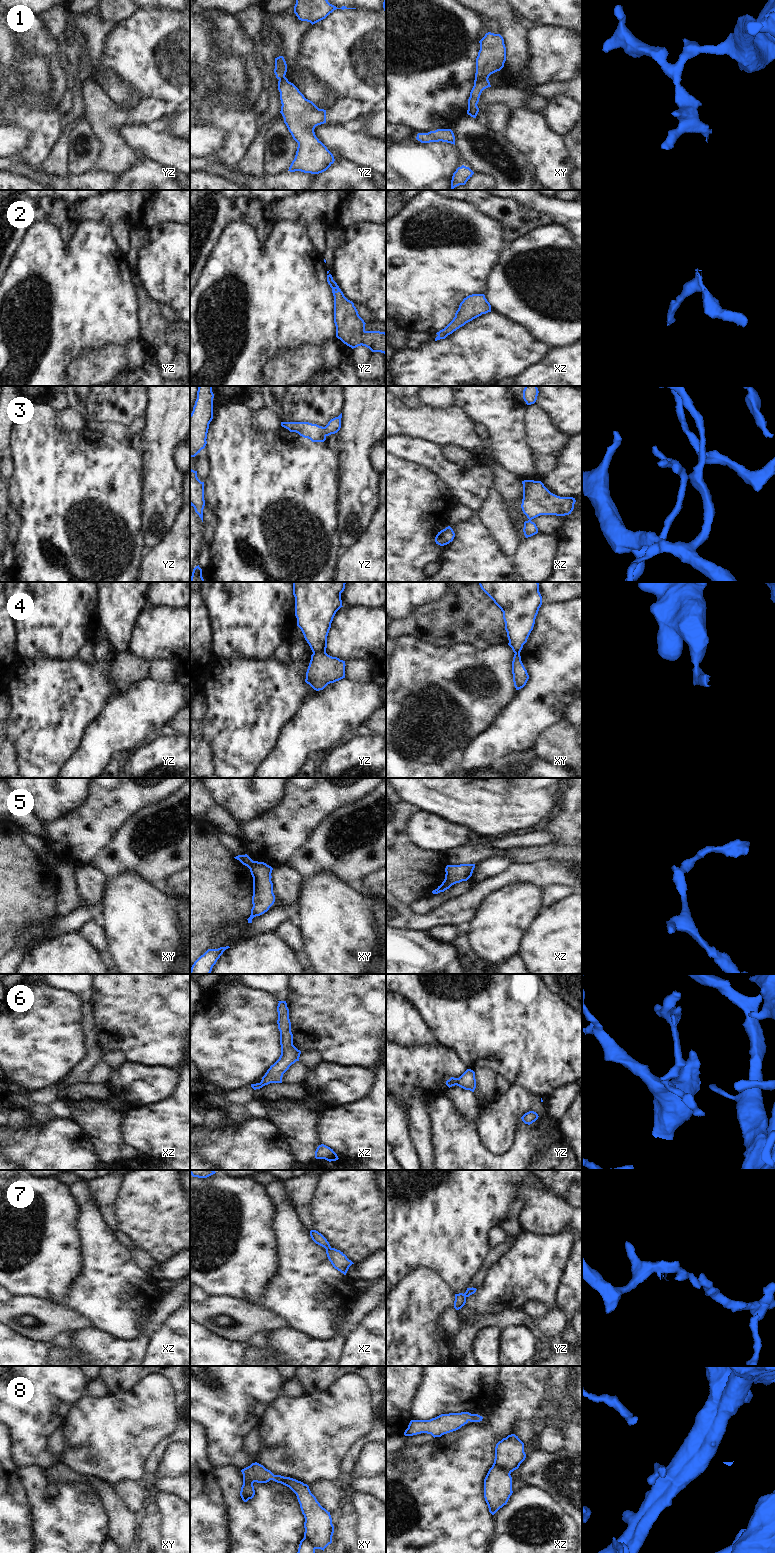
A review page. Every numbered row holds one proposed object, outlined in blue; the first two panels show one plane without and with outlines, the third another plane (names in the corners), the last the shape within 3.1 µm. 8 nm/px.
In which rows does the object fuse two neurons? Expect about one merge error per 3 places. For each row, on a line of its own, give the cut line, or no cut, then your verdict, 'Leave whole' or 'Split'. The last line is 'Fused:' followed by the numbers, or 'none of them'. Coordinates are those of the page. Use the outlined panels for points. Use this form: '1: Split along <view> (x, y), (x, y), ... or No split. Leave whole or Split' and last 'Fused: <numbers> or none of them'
1: Split along xy (475, 78), (487, 79). Split
2: No split. Leave whole
3: No split. Leave whole
4: Split along yz (325, 651), (313, 653). Split
5: Split along xy (254, 861), (249, 868). Split
6: No split. Leave whole
7: No split. Leave whole
8: No split. Leave whole
Fused: 1, 4, 5.

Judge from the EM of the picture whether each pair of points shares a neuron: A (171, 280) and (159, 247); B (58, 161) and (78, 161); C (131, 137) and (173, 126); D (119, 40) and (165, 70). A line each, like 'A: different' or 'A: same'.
A: same
B: different
C: different
D: same

